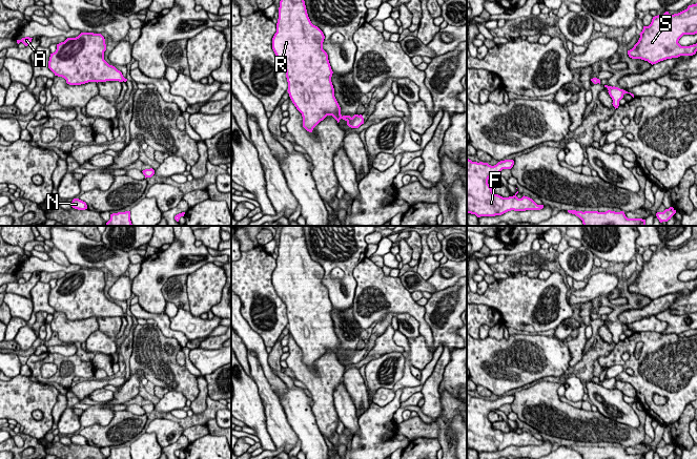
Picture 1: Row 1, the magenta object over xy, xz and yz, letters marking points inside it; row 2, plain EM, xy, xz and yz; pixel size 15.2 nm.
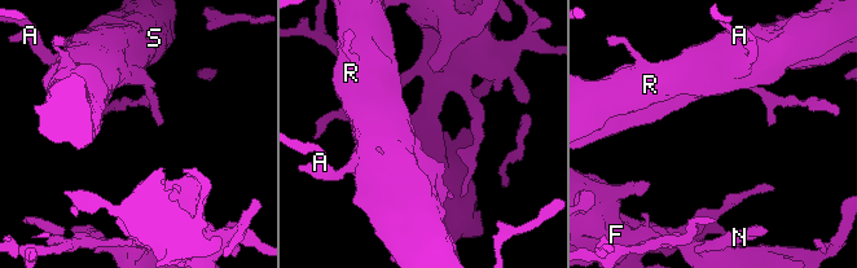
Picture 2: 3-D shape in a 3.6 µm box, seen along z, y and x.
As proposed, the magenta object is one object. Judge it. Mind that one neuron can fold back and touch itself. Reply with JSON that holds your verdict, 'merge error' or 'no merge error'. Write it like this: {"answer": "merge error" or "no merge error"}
{"answer": "no merge error"}

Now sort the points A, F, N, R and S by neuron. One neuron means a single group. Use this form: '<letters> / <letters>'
A F N R S

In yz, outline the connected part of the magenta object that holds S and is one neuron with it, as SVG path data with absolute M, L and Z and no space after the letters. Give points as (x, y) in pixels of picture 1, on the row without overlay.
M697 238L689 241L686 245L671 250L653 252L649 262L643 262L640 273L634 283L628 286L632 294L641 294L656 299L660 296L693 291L697 287L697 278L681 281L678 276L683 270L697 269Z

